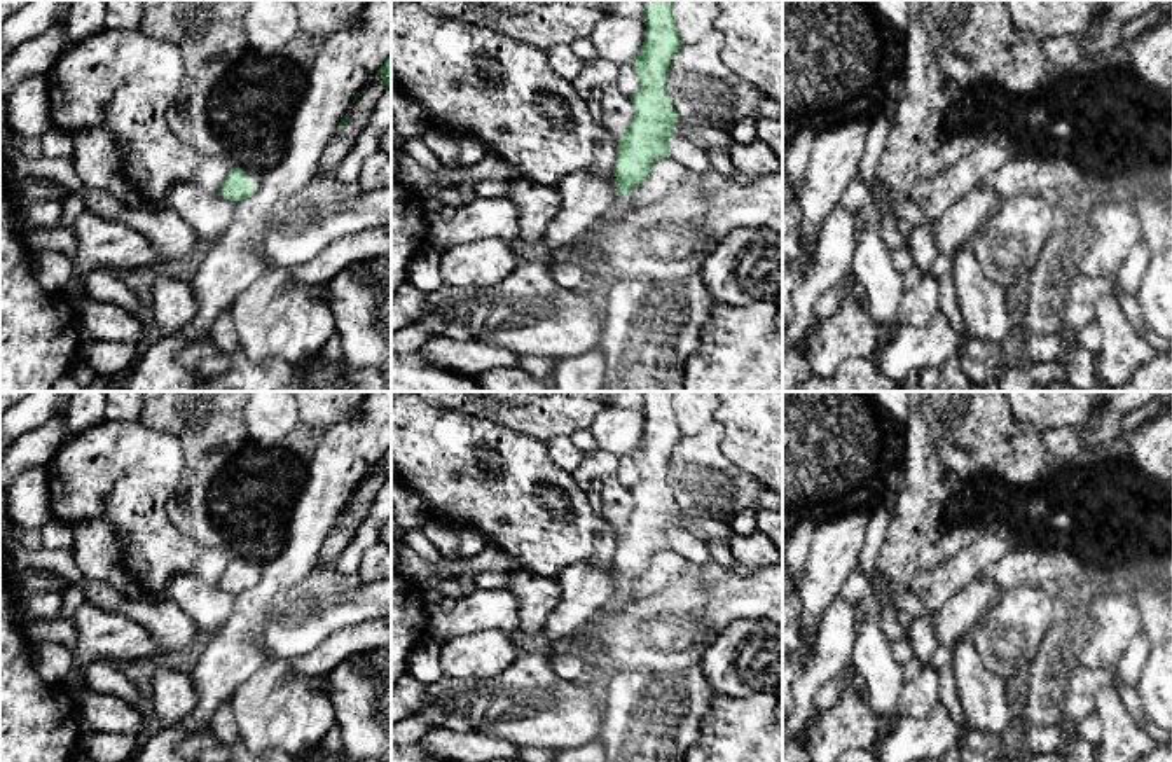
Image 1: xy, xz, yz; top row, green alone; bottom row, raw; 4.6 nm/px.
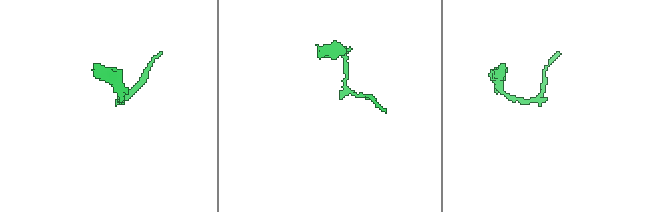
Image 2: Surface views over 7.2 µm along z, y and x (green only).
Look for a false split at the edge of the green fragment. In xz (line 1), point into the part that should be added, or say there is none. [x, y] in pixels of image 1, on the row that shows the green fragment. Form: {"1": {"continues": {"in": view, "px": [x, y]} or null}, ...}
{"1": {"continues": null}}

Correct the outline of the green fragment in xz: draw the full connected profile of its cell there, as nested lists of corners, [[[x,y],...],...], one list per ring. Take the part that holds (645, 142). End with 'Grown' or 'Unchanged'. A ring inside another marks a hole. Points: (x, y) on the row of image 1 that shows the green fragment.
[[[645,0],[645,42],[631,61],[639,79],[639,87],[631,94],[634,117],[618,138],[613,166],[622,197],[646,180],[658,159],[669,156],[667,142],[676,136],[674,122],[681,119],[665,87],[669,65],[683,45],[672,7],[674,0]]]. Unchanged

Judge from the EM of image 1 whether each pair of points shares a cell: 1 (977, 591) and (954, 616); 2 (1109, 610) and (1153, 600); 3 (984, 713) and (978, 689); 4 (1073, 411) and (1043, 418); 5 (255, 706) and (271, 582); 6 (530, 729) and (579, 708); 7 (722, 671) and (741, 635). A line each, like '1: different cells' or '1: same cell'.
1: same cell
2: different cells
3: same cell
4: same cell
5: different cells
6: same cell
7: same cell

